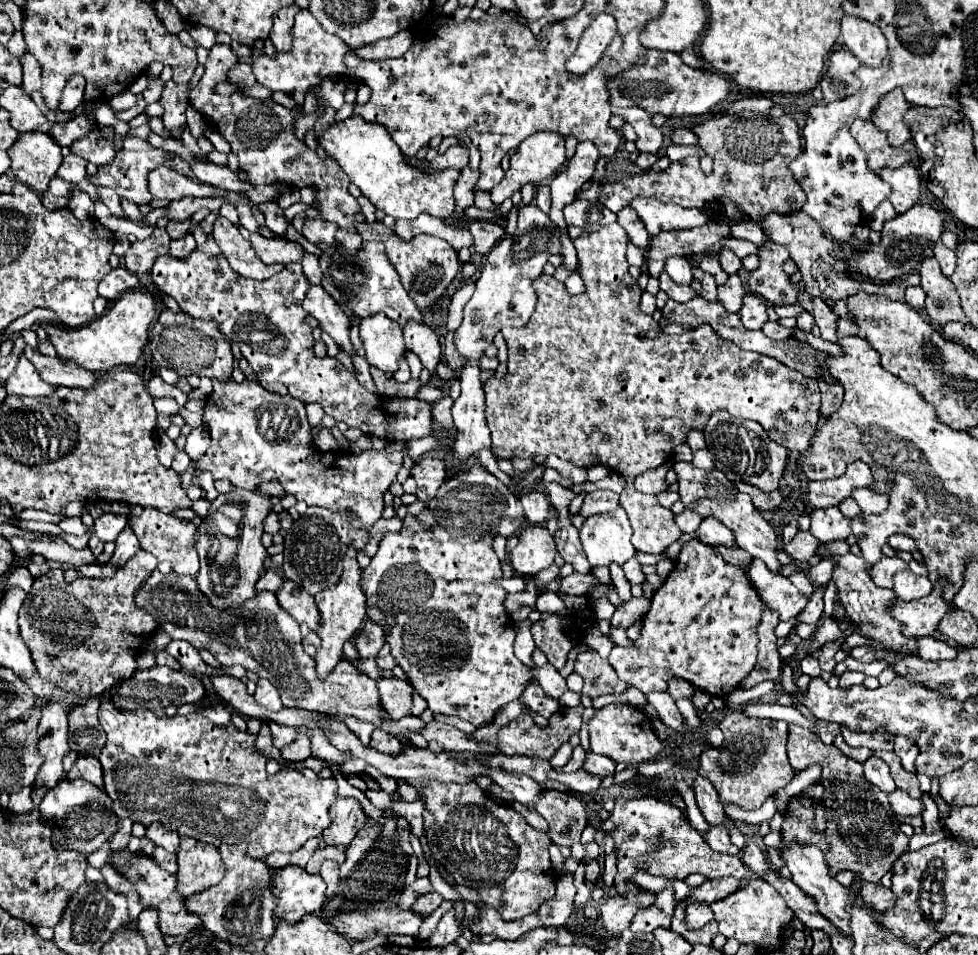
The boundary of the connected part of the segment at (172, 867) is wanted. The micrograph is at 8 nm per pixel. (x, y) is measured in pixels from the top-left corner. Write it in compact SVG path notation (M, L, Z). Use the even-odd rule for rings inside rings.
M155 847L155 851L151 853L151 859L163 867L165 871L169 871L171 875L175 875L177 871L177 853L169 853L169 851L163 851L163 847Z

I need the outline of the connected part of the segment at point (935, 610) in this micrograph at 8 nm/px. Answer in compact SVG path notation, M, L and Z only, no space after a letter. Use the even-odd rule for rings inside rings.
M939 583L939 587L935 587L931 595L923 599L915 599L909 603L897 601L889 609L891 617L901 623L901 633L905 637L917 639L917 637L935 635L935 627L939 619L943 619L949 607L947 603L943 603L943 599L939 599L939 595L943 595L943 583Z

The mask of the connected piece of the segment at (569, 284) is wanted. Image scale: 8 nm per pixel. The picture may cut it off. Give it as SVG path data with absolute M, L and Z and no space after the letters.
M571 273L571 275L567 277L565 287L567 287L567 293L569 293L569 295L577 295L577 293L583 293L583 291L585 291L583 279L581 279L577 273Z

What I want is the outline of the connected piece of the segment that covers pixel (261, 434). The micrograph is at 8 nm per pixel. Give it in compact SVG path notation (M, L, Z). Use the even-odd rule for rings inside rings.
M213 379L213 391L205 403L203 421L211 433L211 447L209 451L195 461L197 469L207 469L213 473L215 479L231 479L233 485L243 489L257 489L261 481L273 481L277 479L285 493L291 493L297 497L297 501L305 501L307 505L325 507L329 511L349 511L355 517L351 519L351 525L355 529L369 529L383 513L383 495L389 491L391 483L395 481L395 475L399 473L403 465L403 453L391 451L391 449L369 449L361 455L347 453L347 465L335 465L339 459L321 459L323 453L313 449L311 439L311 425L307 421L305 403L275 395L267 389L263 389L257 381L243 381L235 383L233 379L221 383Z

